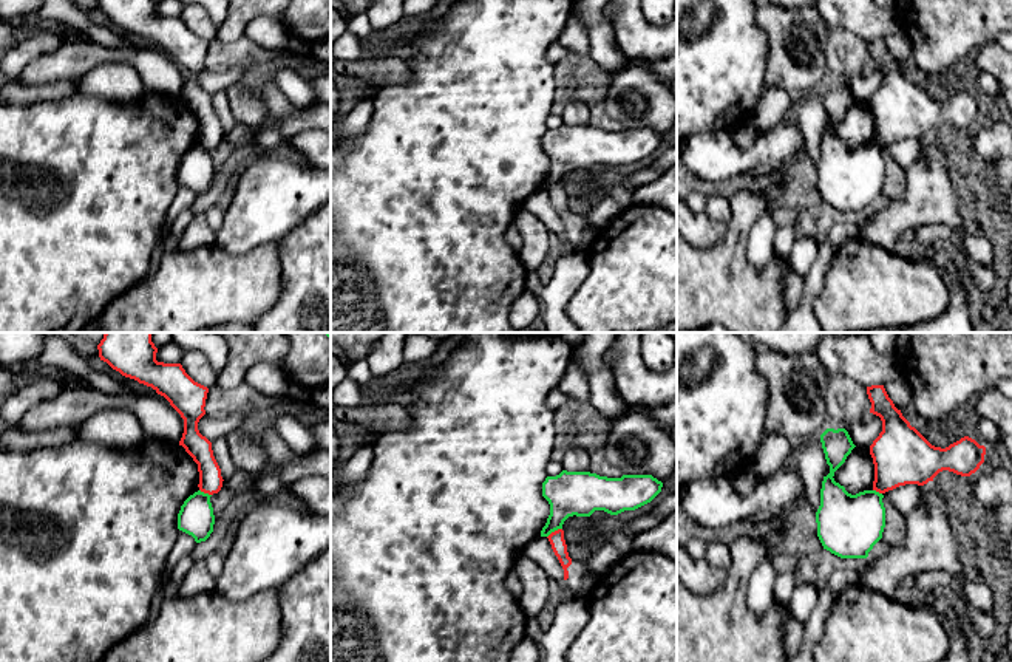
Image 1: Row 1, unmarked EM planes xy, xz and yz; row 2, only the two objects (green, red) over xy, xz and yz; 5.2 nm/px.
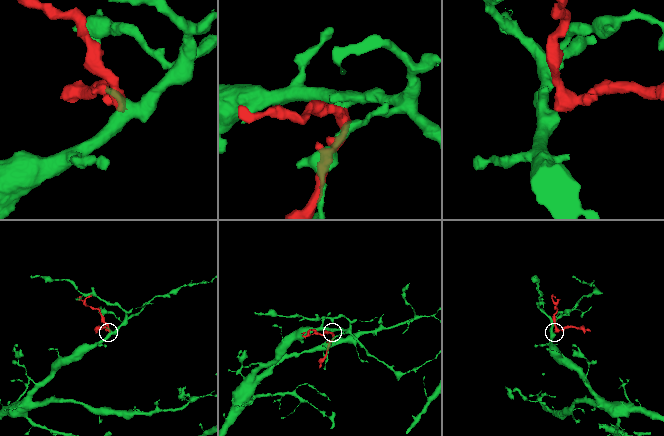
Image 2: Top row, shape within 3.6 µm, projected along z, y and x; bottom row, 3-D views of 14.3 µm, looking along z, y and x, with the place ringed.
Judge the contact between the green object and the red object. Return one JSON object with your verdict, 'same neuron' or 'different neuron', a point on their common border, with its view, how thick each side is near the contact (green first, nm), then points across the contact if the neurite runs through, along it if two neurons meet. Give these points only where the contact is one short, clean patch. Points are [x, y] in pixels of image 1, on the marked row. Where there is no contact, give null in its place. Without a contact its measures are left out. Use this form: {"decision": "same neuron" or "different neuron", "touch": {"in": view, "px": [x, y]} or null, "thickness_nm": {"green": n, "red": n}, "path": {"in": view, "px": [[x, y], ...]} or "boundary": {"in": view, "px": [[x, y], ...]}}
{"decision": "different neuron", "touch": {"in": "xz", "px": [553, 531]}, "thickness_nm": {"green": 220, "red": 80}, "boundary": {"in": "xz", "px": [[561, 528], [547, 537]]}}

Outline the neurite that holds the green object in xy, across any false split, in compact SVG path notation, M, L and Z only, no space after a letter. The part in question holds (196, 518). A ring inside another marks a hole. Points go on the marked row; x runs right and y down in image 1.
M209 493L190 495L178 514L178 529L192 535L196 543L205 541L213 532L215 515Z

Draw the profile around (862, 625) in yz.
M857 583L836 594L813 657L814 662L941 662L947 651L949 636L935 613L918 611Z

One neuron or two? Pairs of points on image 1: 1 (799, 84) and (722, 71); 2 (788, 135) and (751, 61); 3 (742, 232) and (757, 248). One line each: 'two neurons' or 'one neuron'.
1: two neurons
2: two neurons
3: two neurons

